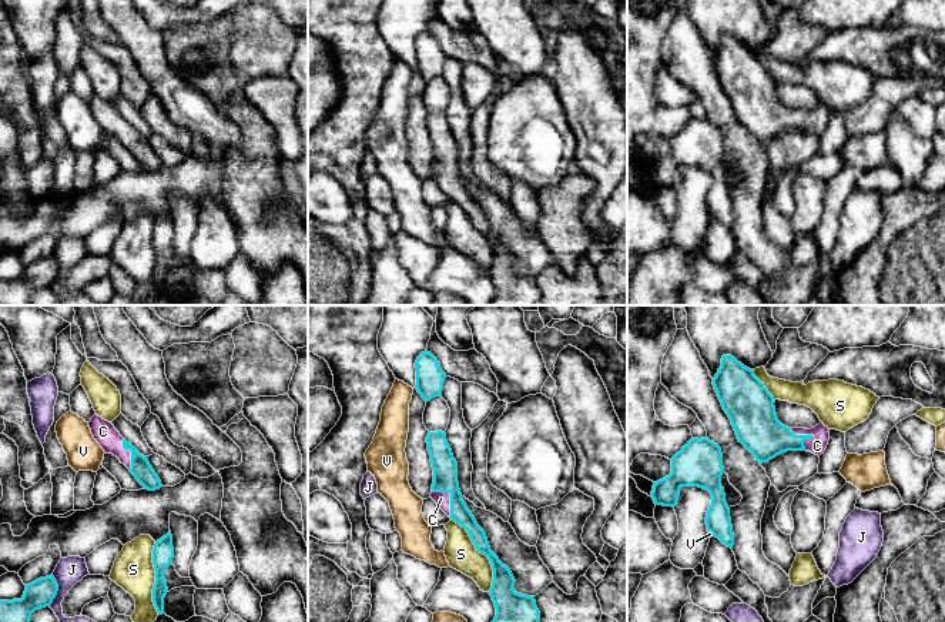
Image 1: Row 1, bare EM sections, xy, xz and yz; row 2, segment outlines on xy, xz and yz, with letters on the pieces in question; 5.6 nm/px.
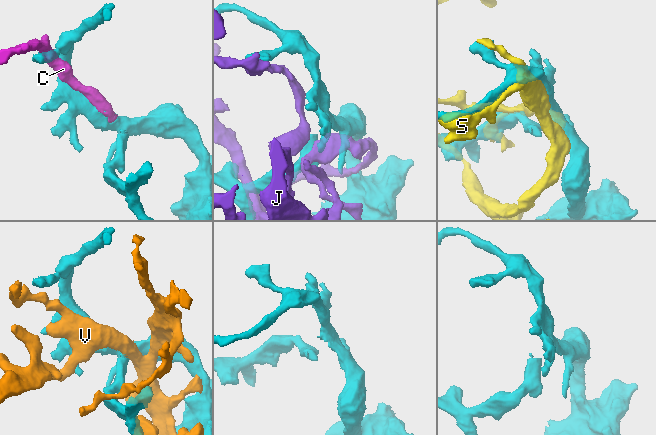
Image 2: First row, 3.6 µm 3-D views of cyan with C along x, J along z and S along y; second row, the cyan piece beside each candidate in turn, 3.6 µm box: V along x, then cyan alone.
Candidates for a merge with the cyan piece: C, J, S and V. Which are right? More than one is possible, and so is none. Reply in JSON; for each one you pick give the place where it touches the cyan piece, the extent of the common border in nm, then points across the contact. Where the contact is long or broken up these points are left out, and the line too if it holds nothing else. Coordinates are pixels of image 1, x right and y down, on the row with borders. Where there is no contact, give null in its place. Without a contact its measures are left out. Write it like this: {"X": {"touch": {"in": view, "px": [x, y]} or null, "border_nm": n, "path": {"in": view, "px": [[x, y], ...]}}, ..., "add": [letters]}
{"C": {"touch": {"in": "yz", "px": [811, 435]}, "border_nm": 180}, "add": ["C"]}

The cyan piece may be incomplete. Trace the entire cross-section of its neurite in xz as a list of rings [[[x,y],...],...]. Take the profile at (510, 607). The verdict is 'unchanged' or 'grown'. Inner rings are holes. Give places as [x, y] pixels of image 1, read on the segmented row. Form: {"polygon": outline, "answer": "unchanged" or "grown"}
{"polygon": [[[442,431],[429,432],[428,451],[433,468],[432,498],[439,508],[456,524],[466,529],[475,548],[487,556],[493,569],[493,582],[489,591],[496,608],[492,622],[539,622],[540,612],[535,596],[517,593],[510,569],[490,551],[485,531],[477,525],[468,509],[458,482],[458,462]]], "answer": "grown"}

